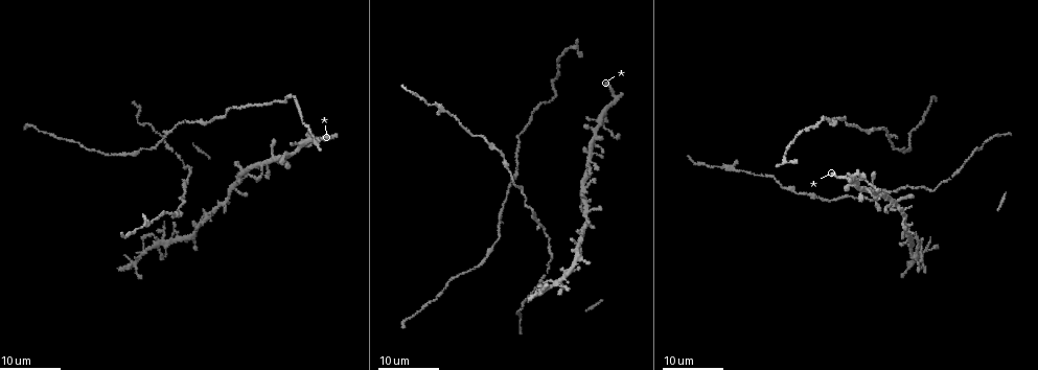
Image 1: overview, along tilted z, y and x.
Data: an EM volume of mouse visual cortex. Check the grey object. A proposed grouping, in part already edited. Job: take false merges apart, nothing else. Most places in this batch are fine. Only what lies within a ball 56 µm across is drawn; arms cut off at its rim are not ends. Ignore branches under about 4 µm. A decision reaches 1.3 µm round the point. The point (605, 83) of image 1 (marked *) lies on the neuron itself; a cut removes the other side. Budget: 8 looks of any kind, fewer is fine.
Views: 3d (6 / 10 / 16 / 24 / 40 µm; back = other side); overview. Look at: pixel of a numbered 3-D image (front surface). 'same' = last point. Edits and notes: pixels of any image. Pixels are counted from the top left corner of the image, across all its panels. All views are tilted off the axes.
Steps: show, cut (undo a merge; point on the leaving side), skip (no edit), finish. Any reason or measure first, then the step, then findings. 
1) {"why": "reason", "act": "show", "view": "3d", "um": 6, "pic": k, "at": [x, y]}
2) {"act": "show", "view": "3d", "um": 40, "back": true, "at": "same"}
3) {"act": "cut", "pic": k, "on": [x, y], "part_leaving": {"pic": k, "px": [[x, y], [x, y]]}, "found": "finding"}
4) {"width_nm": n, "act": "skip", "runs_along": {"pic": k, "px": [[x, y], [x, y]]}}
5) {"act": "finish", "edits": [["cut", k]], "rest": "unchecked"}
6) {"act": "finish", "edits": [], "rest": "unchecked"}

{"why": "looks like a crossing", "act": "show", "view": "3d", "um": 24, "pic": 1, "at": [301, 143]}

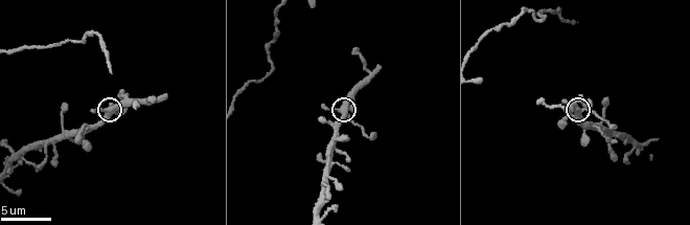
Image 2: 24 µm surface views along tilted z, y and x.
{"act": "show", "view": "3d", "um": 10, "pic": 2, "at": [581, 109]}

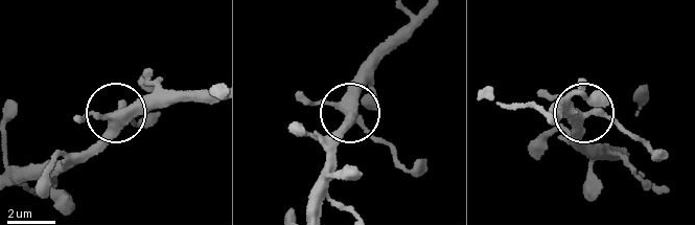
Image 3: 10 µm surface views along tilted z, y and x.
{"arms": 4, "act": "skip", "found": "continuous, no second neuron"}

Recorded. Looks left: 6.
{"why": "thin arm on a thick one", "act": "show", "view": "3d", "um": 6, "pic": 2, "at": [641, 148]}

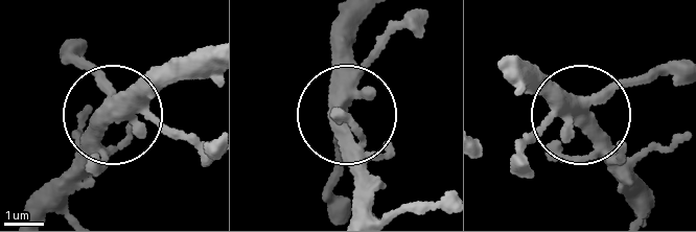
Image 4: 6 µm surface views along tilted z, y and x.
{"act": "skip", "runs_along": {"pic": 4, "px": [[361, 17], [334, 192]]}, "found": "one neuron here"}

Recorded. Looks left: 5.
{"why": "looks like a crossing", "act": "show", "view": "3d", "um": 16, "pic": 1, "at": [556, 280]}

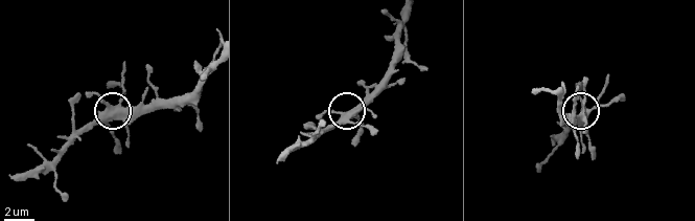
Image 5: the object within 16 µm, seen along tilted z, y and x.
{"act": "show", "view": "3d", "um": 6, "pic": 5, "at": [116, 109]}

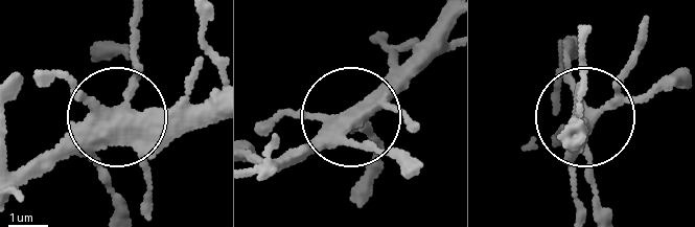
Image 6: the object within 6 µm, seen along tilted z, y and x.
{"act": "skip", "runs_along": {"pic": 6, "px": [[559, 134], [610, 96], [639, 54]]}, "found": "all the same neuron"}

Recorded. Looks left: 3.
{"why": "three arms meet", "act": "show", "view": "3d", "um": 24, "pic": 1, "at": [537, 223]}

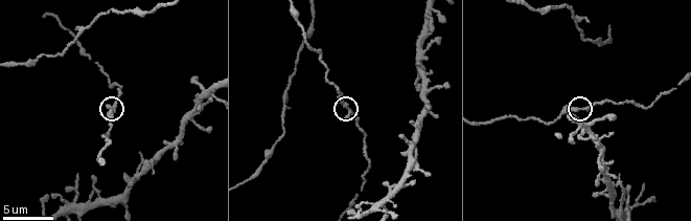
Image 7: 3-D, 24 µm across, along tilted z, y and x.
{"act": "show", "view": "3d", "um": 6, "pic": 7, "at": [345, 108]}

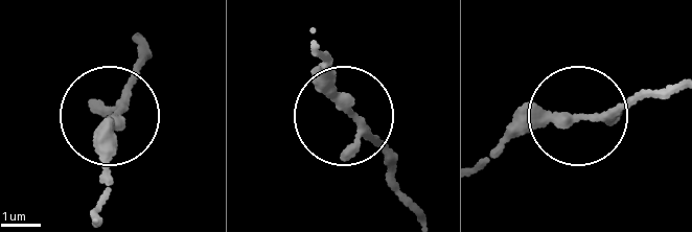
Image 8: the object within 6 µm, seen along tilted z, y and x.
{"act": "skip", "found": "continuous, no second neuron"}

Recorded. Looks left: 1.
{"act": "finish", "edits": [], "rest": "unchecked"}

